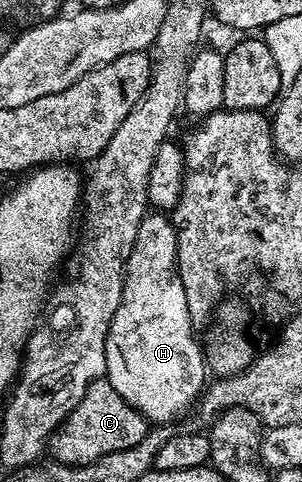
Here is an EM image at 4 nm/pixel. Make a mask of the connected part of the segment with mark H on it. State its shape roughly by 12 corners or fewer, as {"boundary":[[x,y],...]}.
{"boundary":[[173,219],[136,230],[106,339],[112,390],[151,425],[207,387]]}

